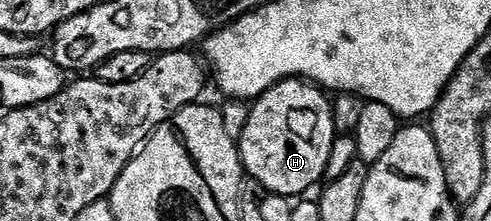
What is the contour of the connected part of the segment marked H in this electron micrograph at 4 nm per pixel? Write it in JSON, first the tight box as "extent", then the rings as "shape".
{"extent":[238,78,337,200],"shape":[[[288,78],[269,88],[251,103],[250,120],[246,120],[246,132],[242,132],[238,140],[240,163],[244,165],[247,177],[258,180],[258,184],[270,188],[270,192],[282,194],[292,200],[297,196],[307,195],[304,193],[316,181],[319,183],[323,179],[326,160],[330,160],[330,148],[337,136],[329,95],[321,87],[305,79]]]}

